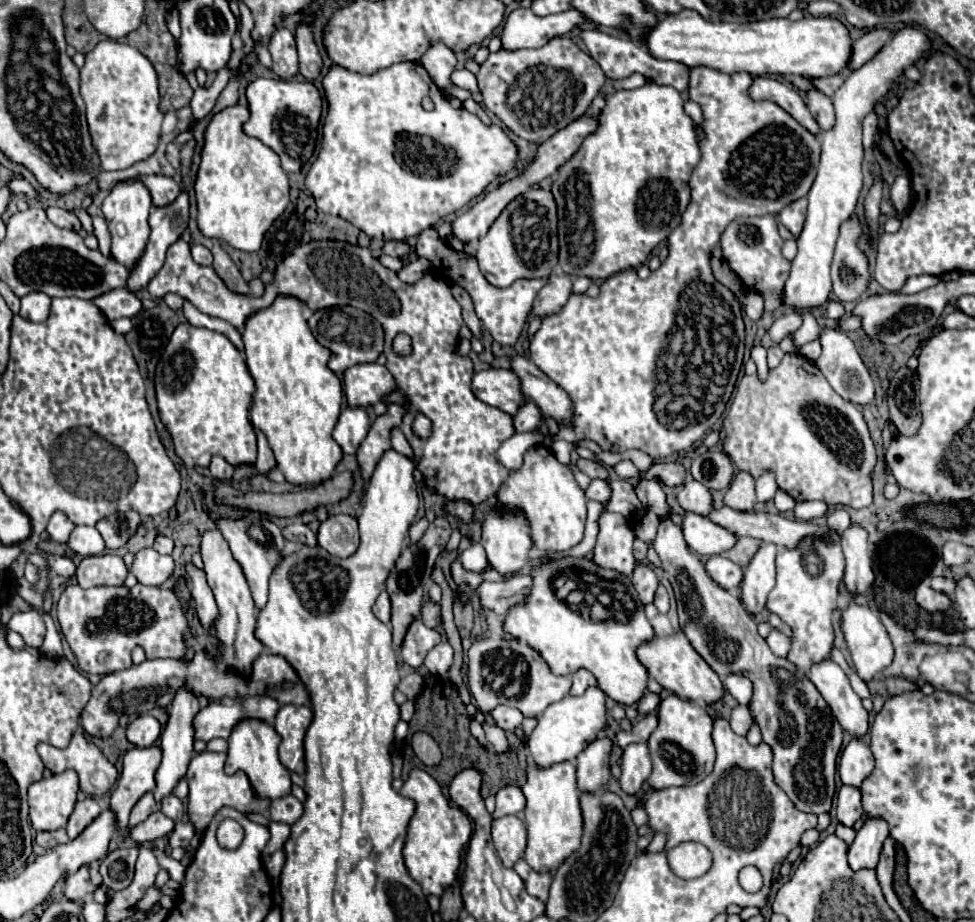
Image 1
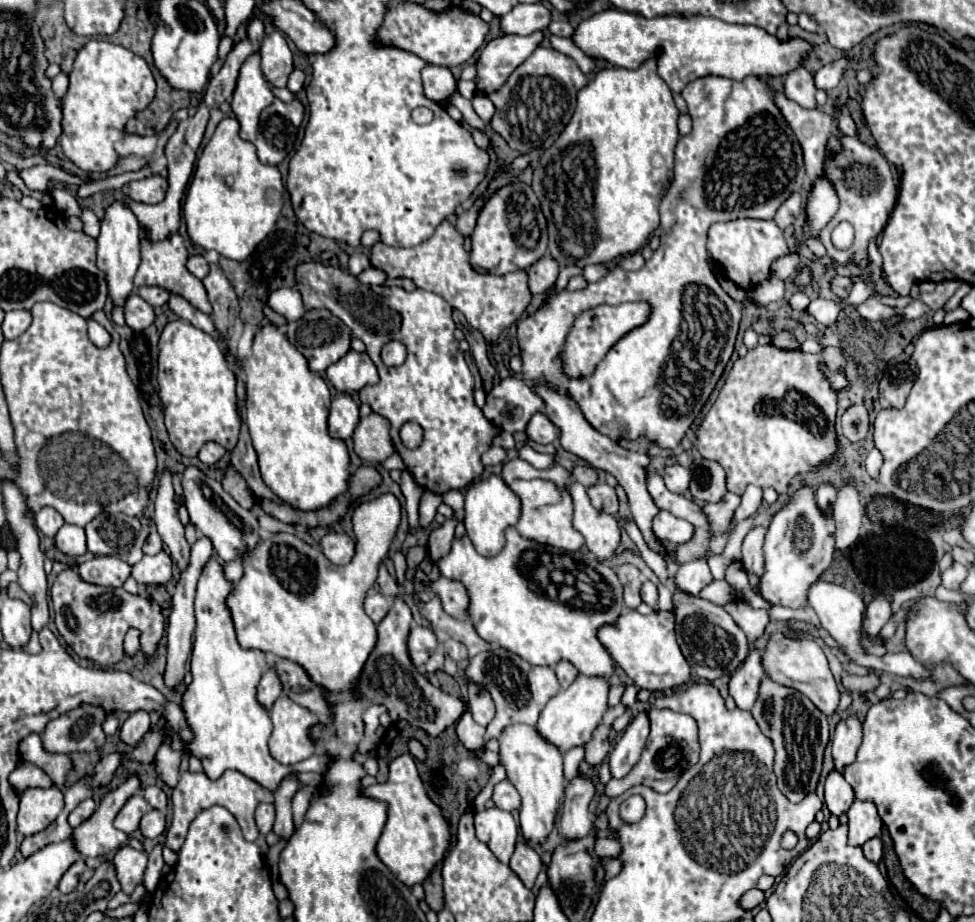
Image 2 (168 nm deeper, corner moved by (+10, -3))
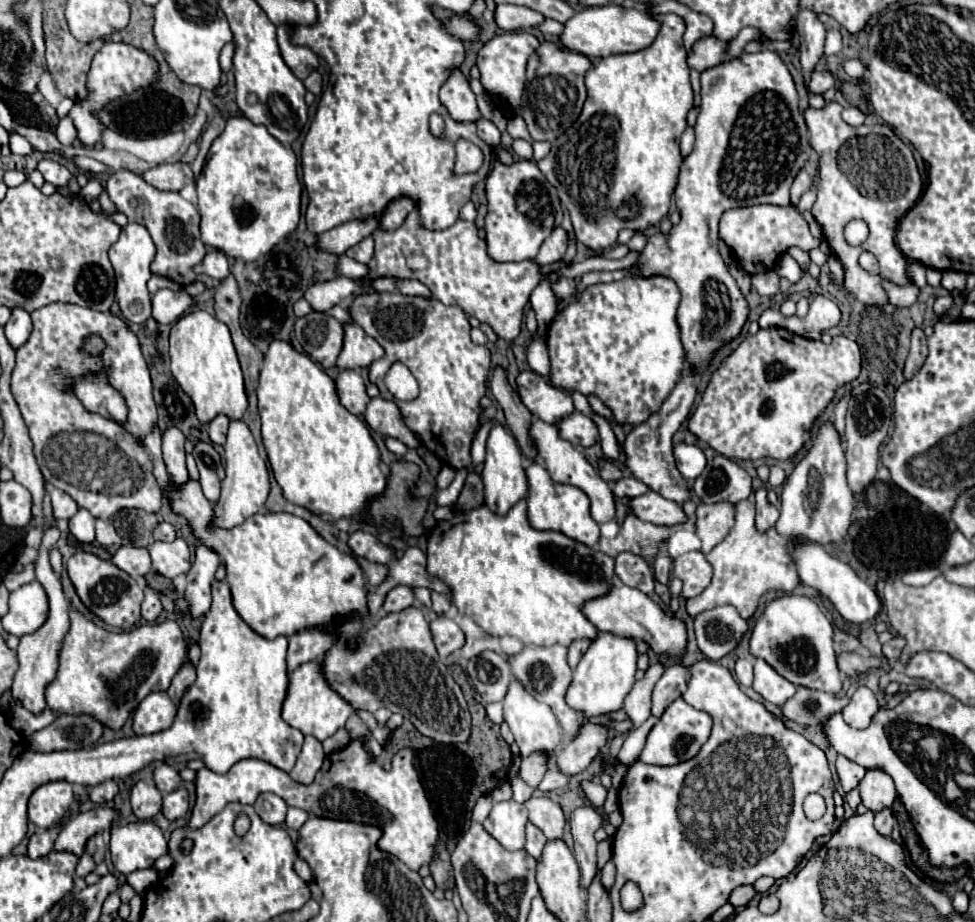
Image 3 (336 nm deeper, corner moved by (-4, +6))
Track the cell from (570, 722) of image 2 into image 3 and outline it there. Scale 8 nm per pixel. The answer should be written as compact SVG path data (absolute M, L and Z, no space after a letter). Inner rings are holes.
M598 633L598 637L590 645L590 649L584 653L582 661L578 663L578 667L574 671L574 679L564 697L566 703L574 711L586 715L586 719L618 711L636 681L634 679L636 657L638 655L636 655L634 641L614 637L610 633Z

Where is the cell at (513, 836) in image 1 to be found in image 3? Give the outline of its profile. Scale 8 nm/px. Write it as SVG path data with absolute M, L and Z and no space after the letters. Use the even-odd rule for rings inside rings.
M500 801L494 805L484 821L484 829L498 839L508 851L524 849L524 827L528 823L528 809L516 801Z

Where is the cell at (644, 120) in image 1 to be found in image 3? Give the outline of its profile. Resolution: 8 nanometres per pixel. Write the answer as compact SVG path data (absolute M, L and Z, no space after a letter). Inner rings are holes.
M654 15L660 19L662 29L656 41L638 51L624 55L604 57L586 73L588 99L578 121L560 135L552 151L538 161L540 171L552 187L556 187L562 207L568 209L576 239L592 251L610 249L616 243L620 229L632 229L644 233L668 215L670 199L678 183L678 171L682 165L680 135L686 129L688 109L694 105L692 87L688 79L686 47L682 43L684 21L678 15Z

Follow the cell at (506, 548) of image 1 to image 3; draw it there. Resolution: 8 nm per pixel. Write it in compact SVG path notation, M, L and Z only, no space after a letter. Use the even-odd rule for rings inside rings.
M500 423L490 431L490 437L488 437L482 481L484 481L484 505L498 515L506 515L520 499L526 499L528 495L528 479L522 467L520 447Z

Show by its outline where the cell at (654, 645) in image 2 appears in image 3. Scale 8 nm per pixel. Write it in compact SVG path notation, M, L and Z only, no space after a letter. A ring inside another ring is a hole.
M614 587L606 597L588 601L582 611L600 631L612 633L616 637L626 637L632 641L644 641L658 657L676 661L686 655L686 645L688 645L686 623L676 615L664 611L658 603L654 603L648 595L644 595L638 589Z

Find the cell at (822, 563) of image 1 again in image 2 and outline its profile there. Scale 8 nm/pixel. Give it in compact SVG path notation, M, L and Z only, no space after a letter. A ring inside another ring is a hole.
M808 484L794 490L790 502L774 514L766 532L764 540L766 570L760 582L762 598L778 606L790 608L806 606L806 592L810 584L816 582L820 574L832 564L832 556L836 550L834 532L836 532L834 516L830 512L820 510L814 490Z

